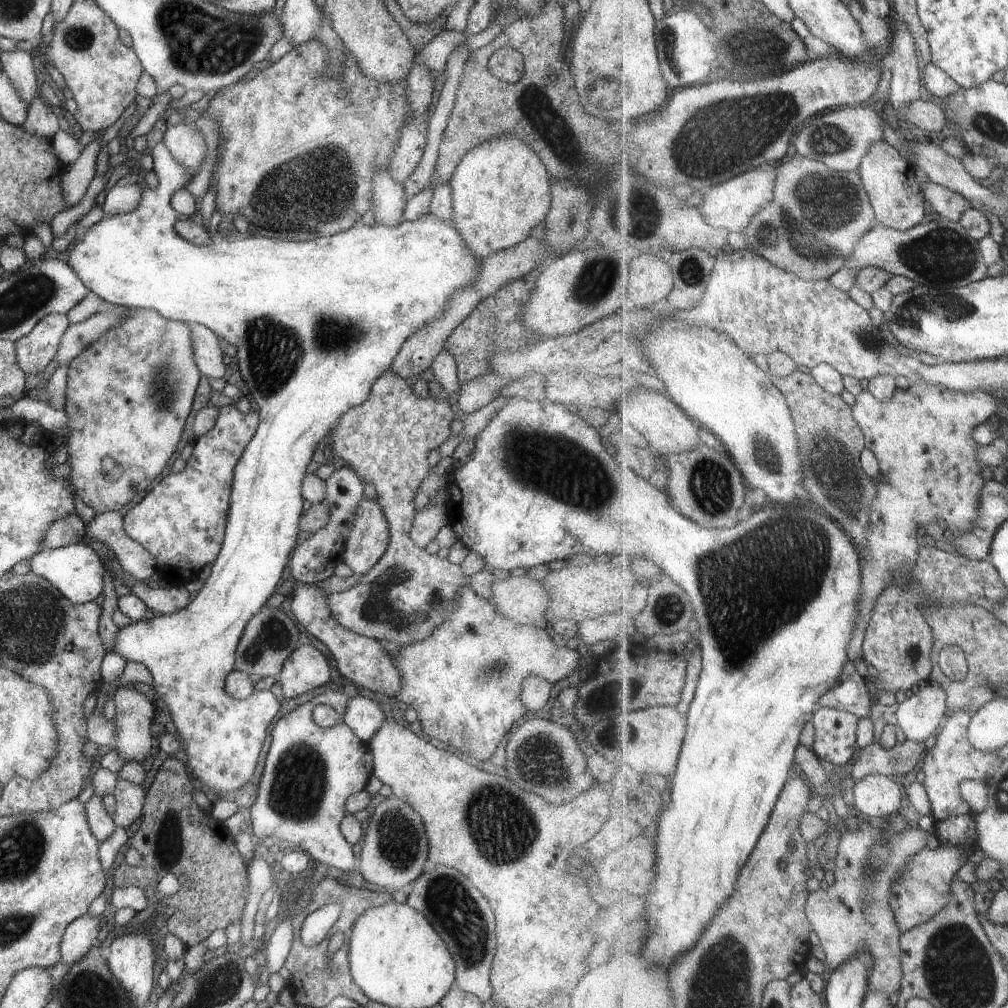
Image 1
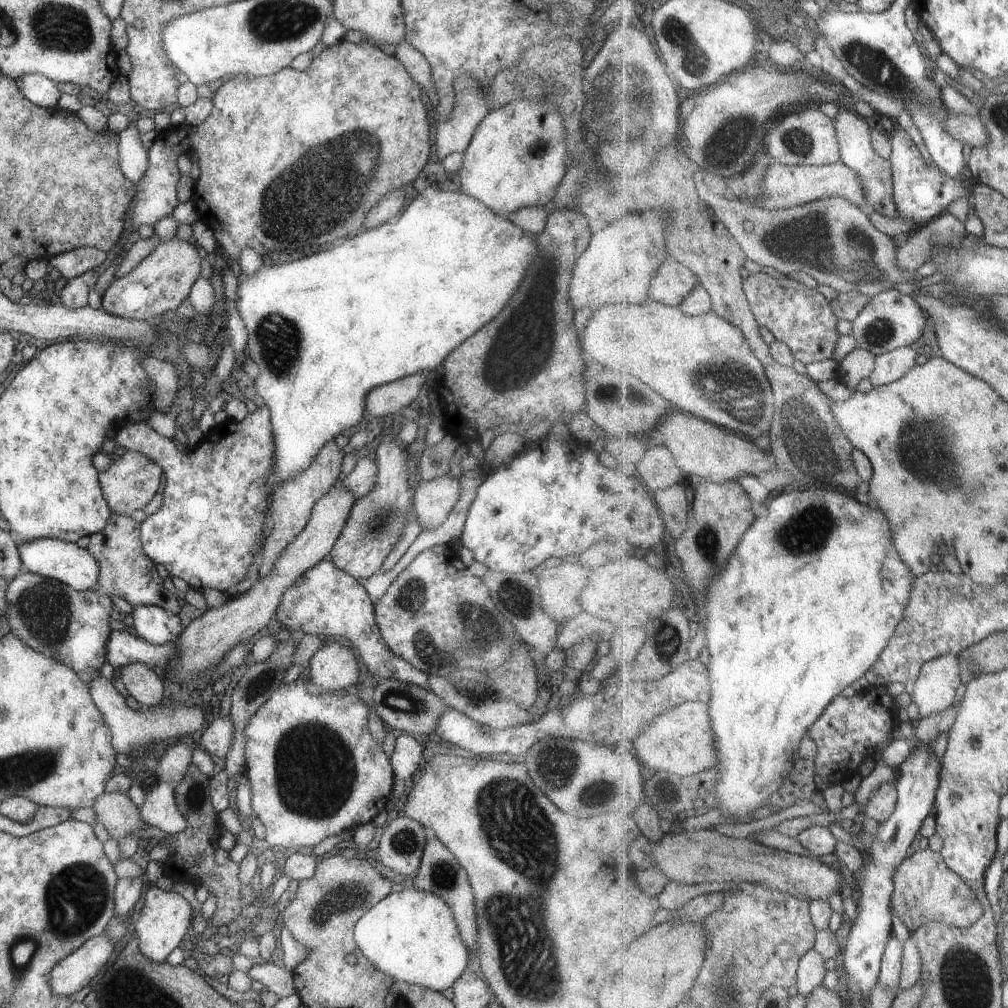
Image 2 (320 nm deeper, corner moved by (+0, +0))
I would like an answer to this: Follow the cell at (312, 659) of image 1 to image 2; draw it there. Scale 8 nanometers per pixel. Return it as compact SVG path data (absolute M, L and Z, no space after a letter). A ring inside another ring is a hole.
M335 641L322 643L309 658L309 672L306 680L323 691L333 692L357 682L359 668L348 644Z

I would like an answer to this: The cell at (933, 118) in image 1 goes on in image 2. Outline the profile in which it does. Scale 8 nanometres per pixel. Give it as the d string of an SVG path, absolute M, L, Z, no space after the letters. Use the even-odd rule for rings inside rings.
M950 111L947 118L947 134L971 148L981 148L989 142L989 132L980 116L965 116Z

